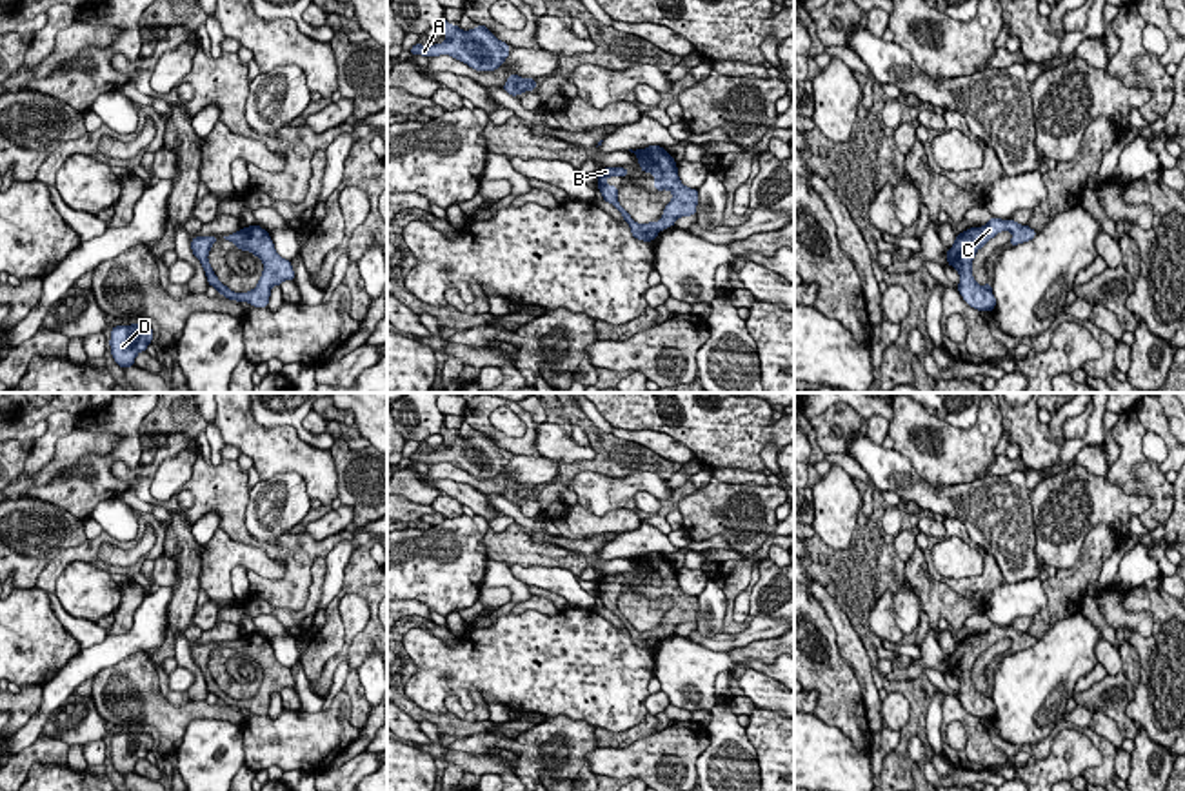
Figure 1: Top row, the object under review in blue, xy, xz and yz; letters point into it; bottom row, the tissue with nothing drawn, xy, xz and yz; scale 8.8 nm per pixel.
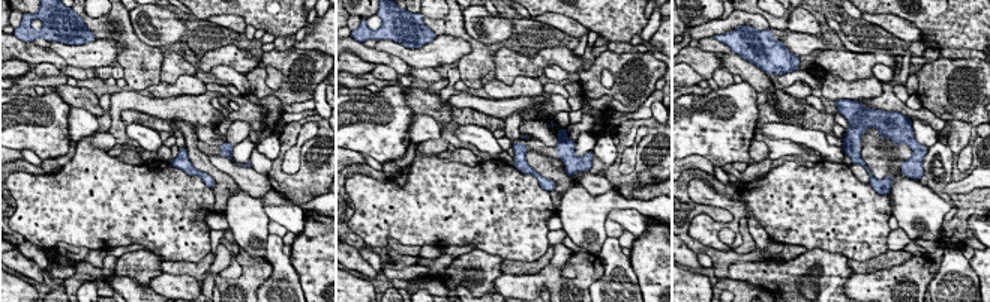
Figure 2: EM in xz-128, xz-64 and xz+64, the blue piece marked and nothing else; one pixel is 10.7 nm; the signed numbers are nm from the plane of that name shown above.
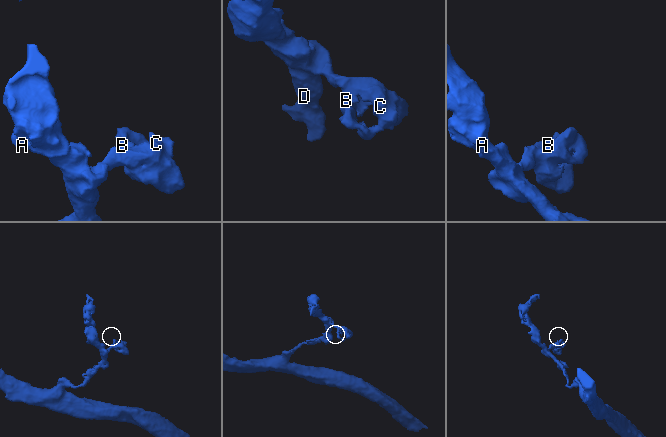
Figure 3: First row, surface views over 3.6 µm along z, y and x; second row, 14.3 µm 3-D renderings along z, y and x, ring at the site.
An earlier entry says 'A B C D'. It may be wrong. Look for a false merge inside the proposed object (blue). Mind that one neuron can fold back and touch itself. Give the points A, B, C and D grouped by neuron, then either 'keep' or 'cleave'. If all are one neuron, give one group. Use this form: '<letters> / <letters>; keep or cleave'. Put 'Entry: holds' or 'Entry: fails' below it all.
A B C D; keep
Entry: holds

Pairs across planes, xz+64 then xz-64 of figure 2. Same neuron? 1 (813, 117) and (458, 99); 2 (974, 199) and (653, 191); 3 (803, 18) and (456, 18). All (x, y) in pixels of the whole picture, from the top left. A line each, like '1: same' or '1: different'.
1: different
2: same
3: different

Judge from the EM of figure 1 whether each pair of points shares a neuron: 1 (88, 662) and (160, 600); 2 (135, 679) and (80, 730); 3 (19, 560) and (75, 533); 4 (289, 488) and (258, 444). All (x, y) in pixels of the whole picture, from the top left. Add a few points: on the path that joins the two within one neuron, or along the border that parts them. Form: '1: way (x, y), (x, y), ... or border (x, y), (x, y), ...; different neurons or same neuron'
1: way (108, 653), (126, 644), (149, 620); same neuron
2: border (89, 697), (108, 722); different neurons
3: way (33, 548), (48, 533), (60, 533); same neuron
4: border (260, 479), (297, 473), (311, 499); different neurons

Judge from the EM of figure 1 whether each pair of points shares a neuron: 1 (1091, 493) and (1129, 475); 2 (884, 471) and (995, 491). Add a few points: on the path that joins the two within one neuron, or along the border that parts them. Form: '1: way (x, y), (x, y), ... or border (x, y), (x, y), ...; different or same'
1: border (1105, 477), (1127, 493), (1145, 495), (1151, 500); different
2: way (911, 486), (931, 499), (967, 499); same

